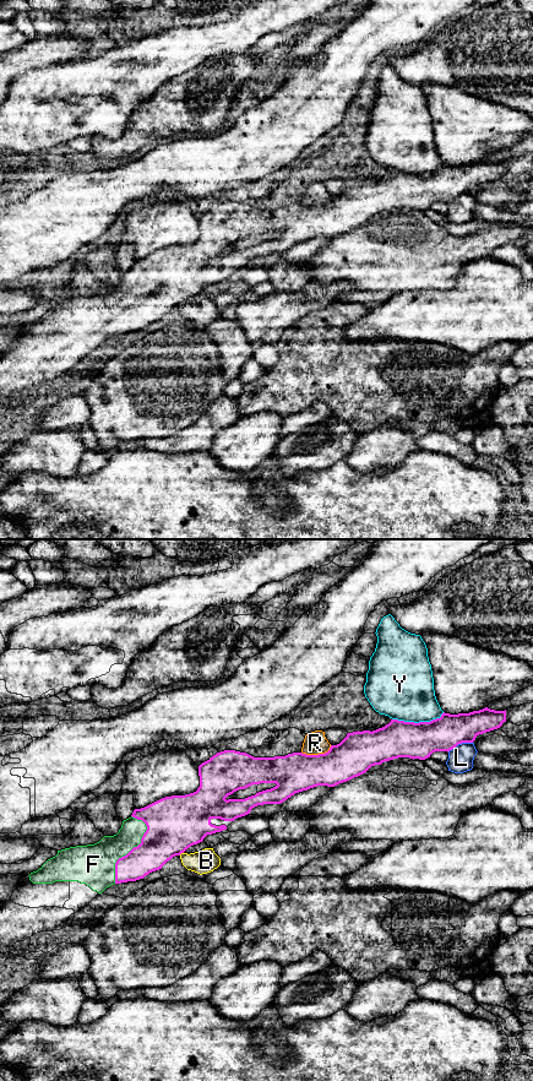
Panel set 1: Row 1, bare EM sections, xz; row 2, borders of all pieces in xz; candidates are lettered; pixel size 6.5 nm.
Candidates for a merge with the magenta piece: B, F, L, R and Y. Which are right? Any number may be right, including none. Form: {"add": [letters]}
{"add": ["F"]}

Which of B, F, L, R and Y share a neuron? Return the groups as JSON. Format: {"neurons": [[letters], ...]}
{"neurons": [["B"], ["F"], ["L"], ["R"], ["Y"]]}

